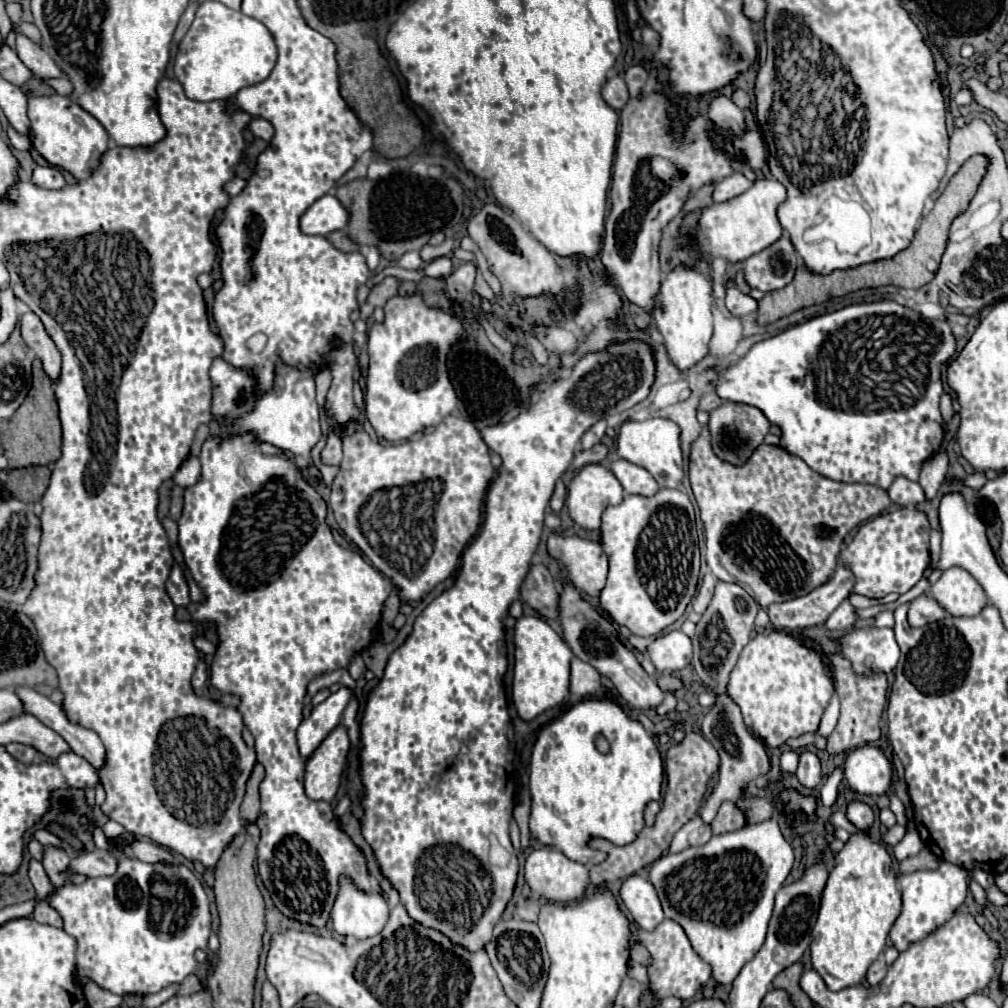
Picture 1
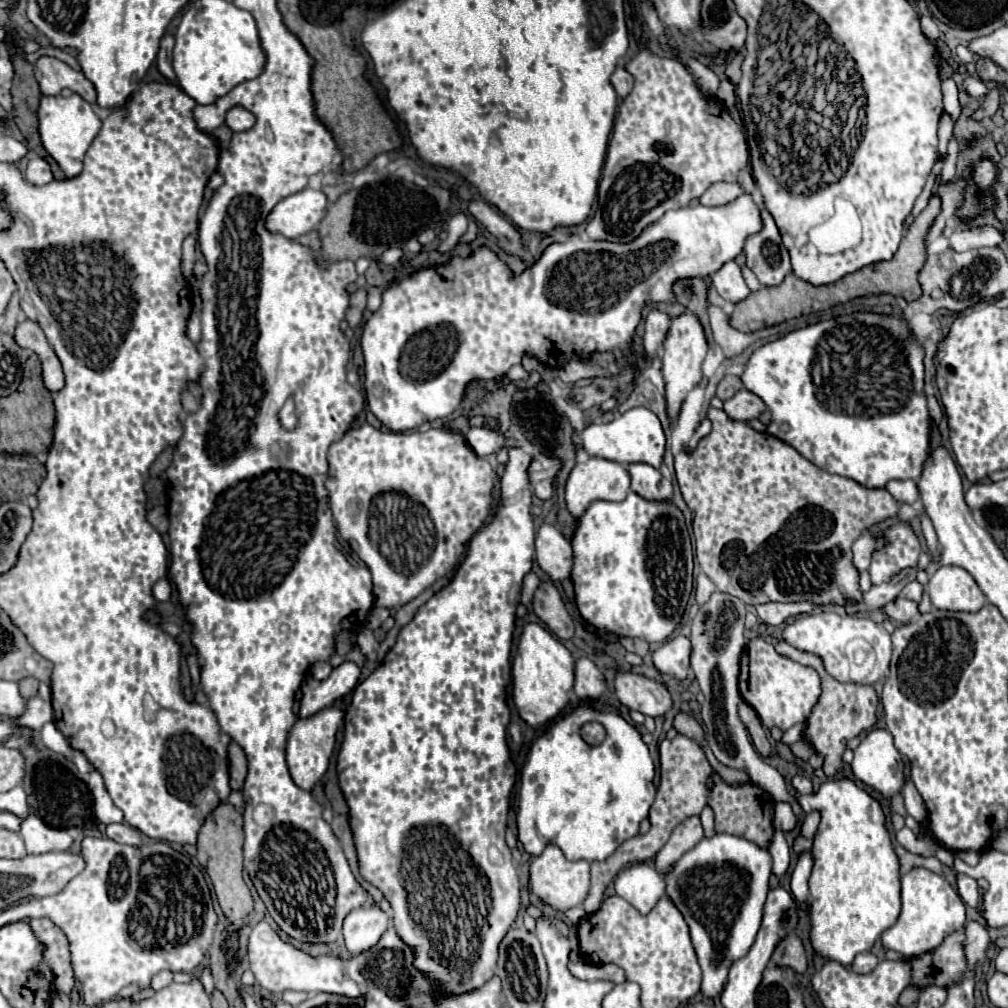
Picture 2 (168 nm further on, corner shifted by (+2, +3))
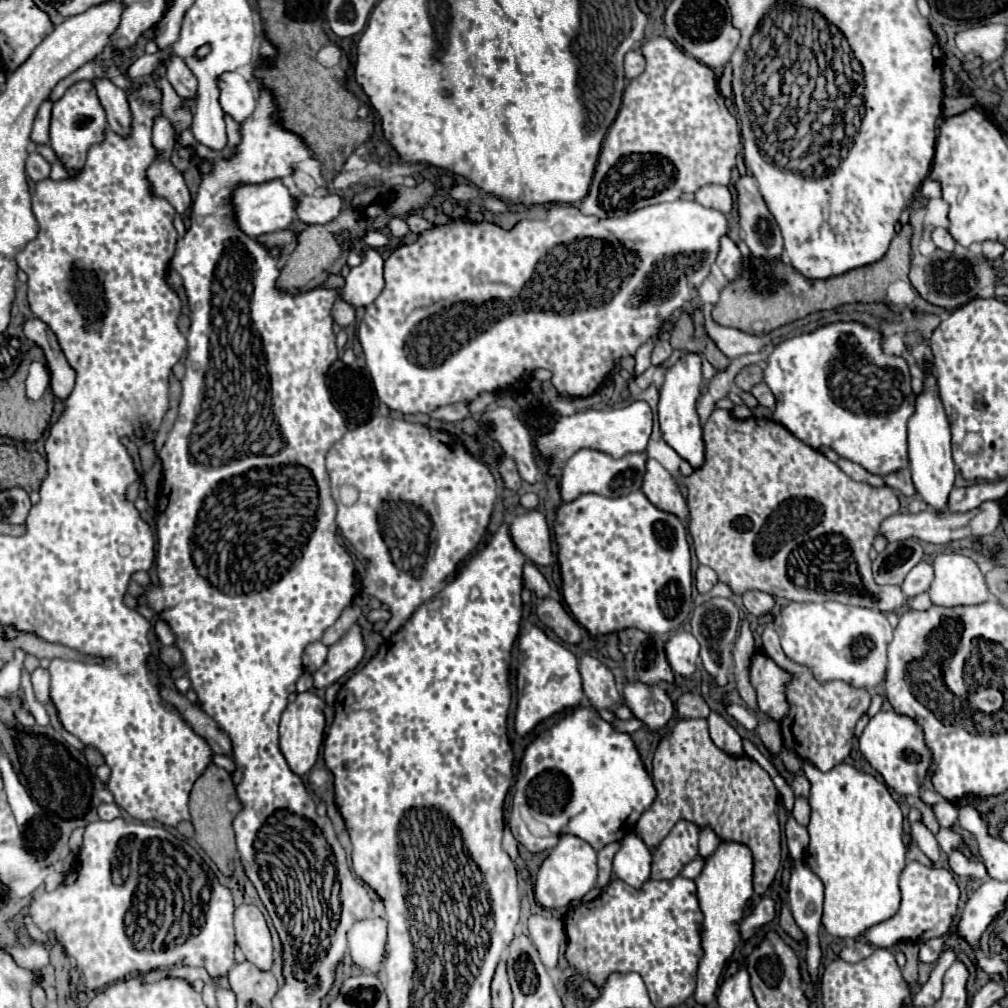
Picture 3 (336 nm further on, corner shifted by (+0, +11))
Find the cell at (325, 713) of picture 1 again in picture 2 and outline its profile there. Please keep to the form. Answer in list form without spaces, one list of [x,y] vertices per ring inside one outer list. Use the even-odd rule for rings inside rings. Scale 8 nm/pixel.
[[[342,663],[332,671],[326,681],[306,679],[302,685],[302,701],[300,701],[300,719],[308,719],[322,709],[334,705],[334,701],[342,699],[344,695],[352,693],[358,685],[360,669],[354,663]]]

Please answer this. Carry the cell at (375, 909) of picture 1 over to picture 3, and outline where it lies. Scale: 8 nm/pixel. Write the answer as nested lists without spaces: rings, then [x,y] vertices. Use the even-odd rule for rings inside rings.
[[[370,917],[354,923],[348,935],[348,949],[356,967],[380,973],[384,961],[386,945],[386,921],[380,917]]]

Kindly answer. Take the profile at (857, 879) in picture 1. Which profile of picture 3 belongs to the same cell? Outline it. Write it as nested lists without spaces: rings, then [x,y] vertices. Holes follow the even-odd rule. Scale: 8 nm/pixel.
[[[804,763],[802,771],[812,785],[808,797],[812,809],[808,823],[810,845],[804,853],[804,861],[822,879],[826,887],[822,925],[834,937],[854,939],[862,935],[868,927],[890,919],[900,907],[898,879],[906,865],[906,845],[902,839],[904,815],[884,783],[880,783],[874,775],[858,771],[852,765],[840,763],[834,769],[822,773],[814,765]]]

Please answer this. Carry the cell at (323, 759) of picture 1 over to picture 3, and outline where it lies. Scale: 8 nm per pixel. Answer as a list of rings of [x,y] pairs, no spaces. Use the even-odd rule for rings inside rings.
[[[312,691],[298,693],[296,699],[292,703],[288,703],[288,707],[284,709],[282,719],[280,719],[280,751],[282,751],[288,767],[296,775],[300,775],[300,777],[306,775],[312,769],[312,765],[316,763],[318,749],[324,739],[324,725],[326,725],[324,701]]]

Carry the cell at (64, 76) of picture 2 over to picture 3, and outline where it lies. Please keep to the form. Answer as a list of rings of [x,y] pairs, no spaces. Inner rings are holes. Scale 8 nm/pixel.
[[[96,79],[94,85],[98,89],[100,103],[106,109],[110,129],[120,137],[128,137],[130,135],[130,123],[132,123],[132,111],[130,111],[126,93],[122,89],[118,89],[108,79]]]

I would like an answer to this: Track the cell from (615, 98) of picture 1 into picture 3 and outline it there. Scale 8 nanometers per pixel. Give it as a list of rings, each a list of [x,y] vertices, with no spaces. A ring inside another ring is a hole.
[[[634,49],[634,51],[630,51],[630,53],[626,55],[624,71],[626,71],[626,77],[628,77],[628,79],[638,77],[638,75],[644,71],[644,67],[646,67],[646,59],[644,59],[644,55],[642,55],[638,49]]]

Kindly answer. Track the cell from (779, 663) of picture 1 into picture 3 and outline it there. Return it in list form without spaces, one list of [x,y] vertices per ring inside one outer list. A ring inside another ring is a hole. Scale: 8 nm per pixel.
[[[756,653],[752,659],[750,679],[758,693],[760,711],[780,721],[782,715],[786,715],[788,707],[784,691],[790,675],[786,675],[786,671],[782,671],[776,663],[770,663],[770,657],[766,657],[764,653]]]

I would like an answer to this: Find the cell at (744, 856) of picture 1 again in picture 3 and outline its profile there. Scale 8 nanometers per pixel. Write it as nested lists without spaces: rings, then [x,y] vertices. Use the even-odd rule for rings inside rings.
[[[720,843],[718,851],[714,851],[710,859],[706,859],[702,873],[698,879],[694,879],[694,883],[698,887],[698,901],[704,913],[704,925],[702,925],[704,957],[698,967],[694,999],[698,1005],[710,1005],[716,997],[716,989],[720,985],[720,977],[726,969],[726,963],[732,959],[734,949],[740,941],[738,921],[742,921],[746,913],[746,899],[754,895],[750,849],[742,847],[742,843]]]

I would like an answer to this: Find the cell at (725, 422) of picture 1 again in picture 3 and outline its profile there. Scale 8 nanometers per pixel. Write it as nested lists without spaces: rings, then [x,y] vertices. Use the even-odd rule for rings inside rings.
[[[766,383],[756,385],[756,387],[752,389],[752,395],[758,399],[758,403],[760,403],[760,405],[764,405],[764,407],[768,407],[768,409],[774,409],[776,399],[774,399],[774,393],[770,391],[770,387],[768,387]]]

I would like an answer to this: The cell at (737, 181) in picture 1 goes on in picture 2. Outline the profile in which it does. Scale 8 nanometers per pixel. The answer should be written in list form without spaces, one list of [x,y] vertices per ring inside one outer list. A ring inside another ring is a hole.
[[[720,181],[720,183],[714,183],[708,187],[708,191],[700,197],[700,203],[702,205],[724,205],[724,203],[730,203],[732,199],[736,199],[738,195],[742,195],[744,189],[738,181],[732,181],[732,183],[726,183],[726,181]]]

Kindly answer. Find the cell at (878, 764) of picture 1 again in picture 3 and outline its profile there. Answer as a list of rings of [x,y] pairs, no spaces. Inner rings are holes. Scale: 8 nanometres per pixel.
[[[894,709],[878,711],[868,721],[864,733],[860,735],[860,751],[868,759],[868,763],[884,777],[886,785],[900,795],[918,795],[934,763],[920,723],[908,715],[896,713]]]

